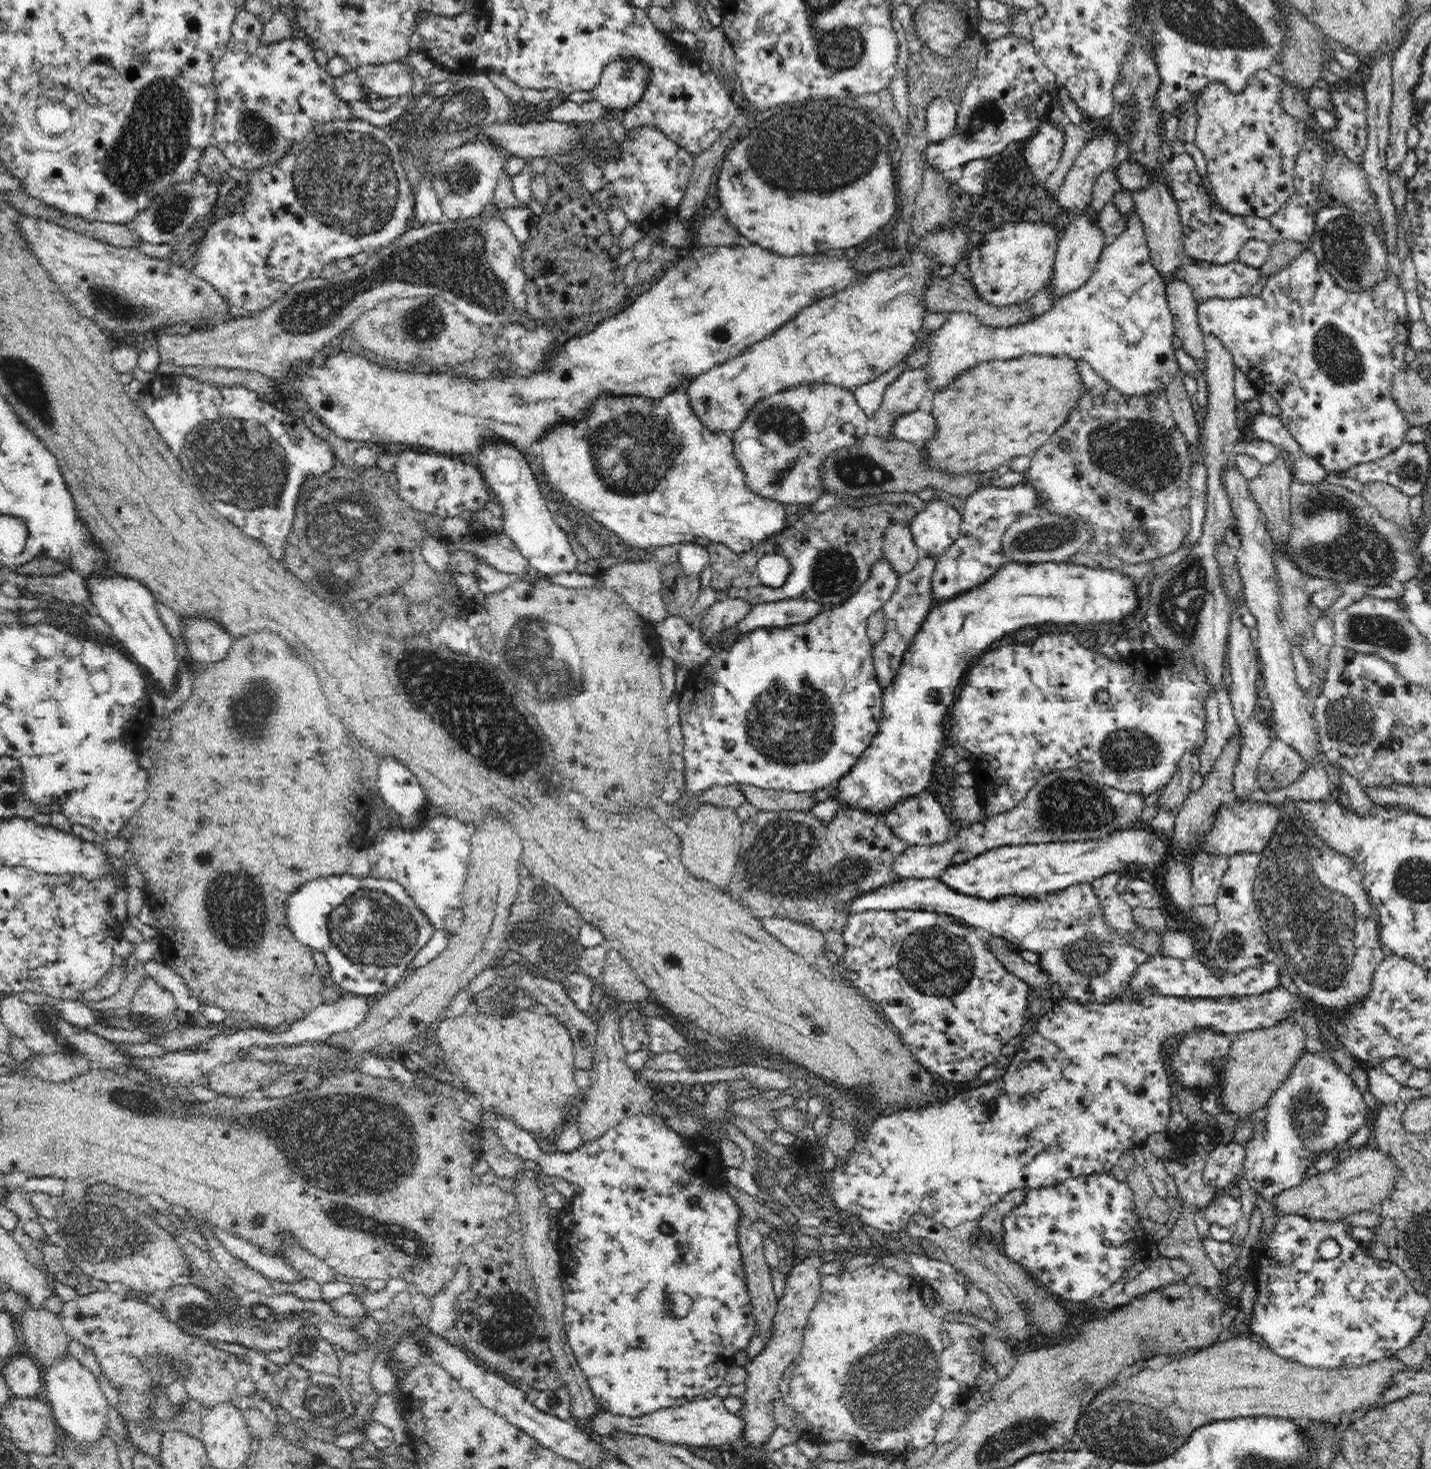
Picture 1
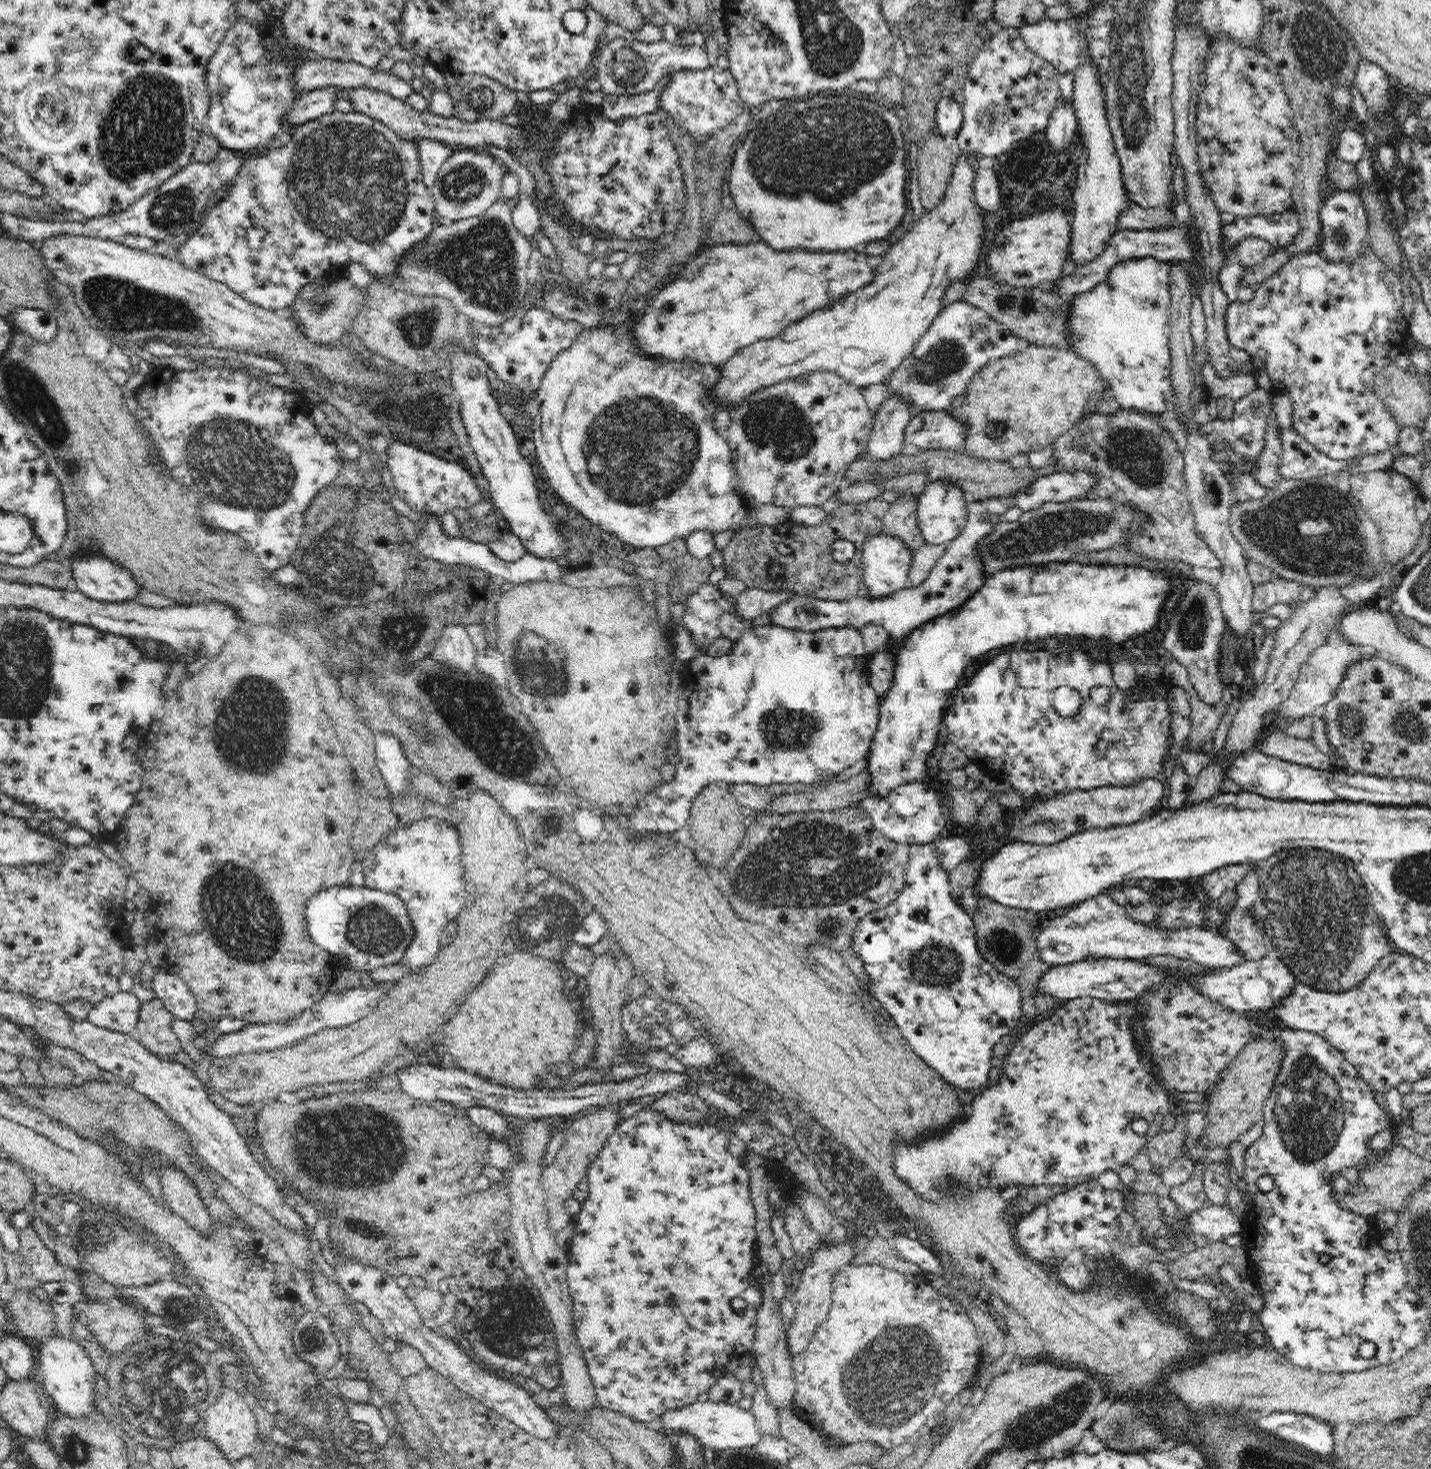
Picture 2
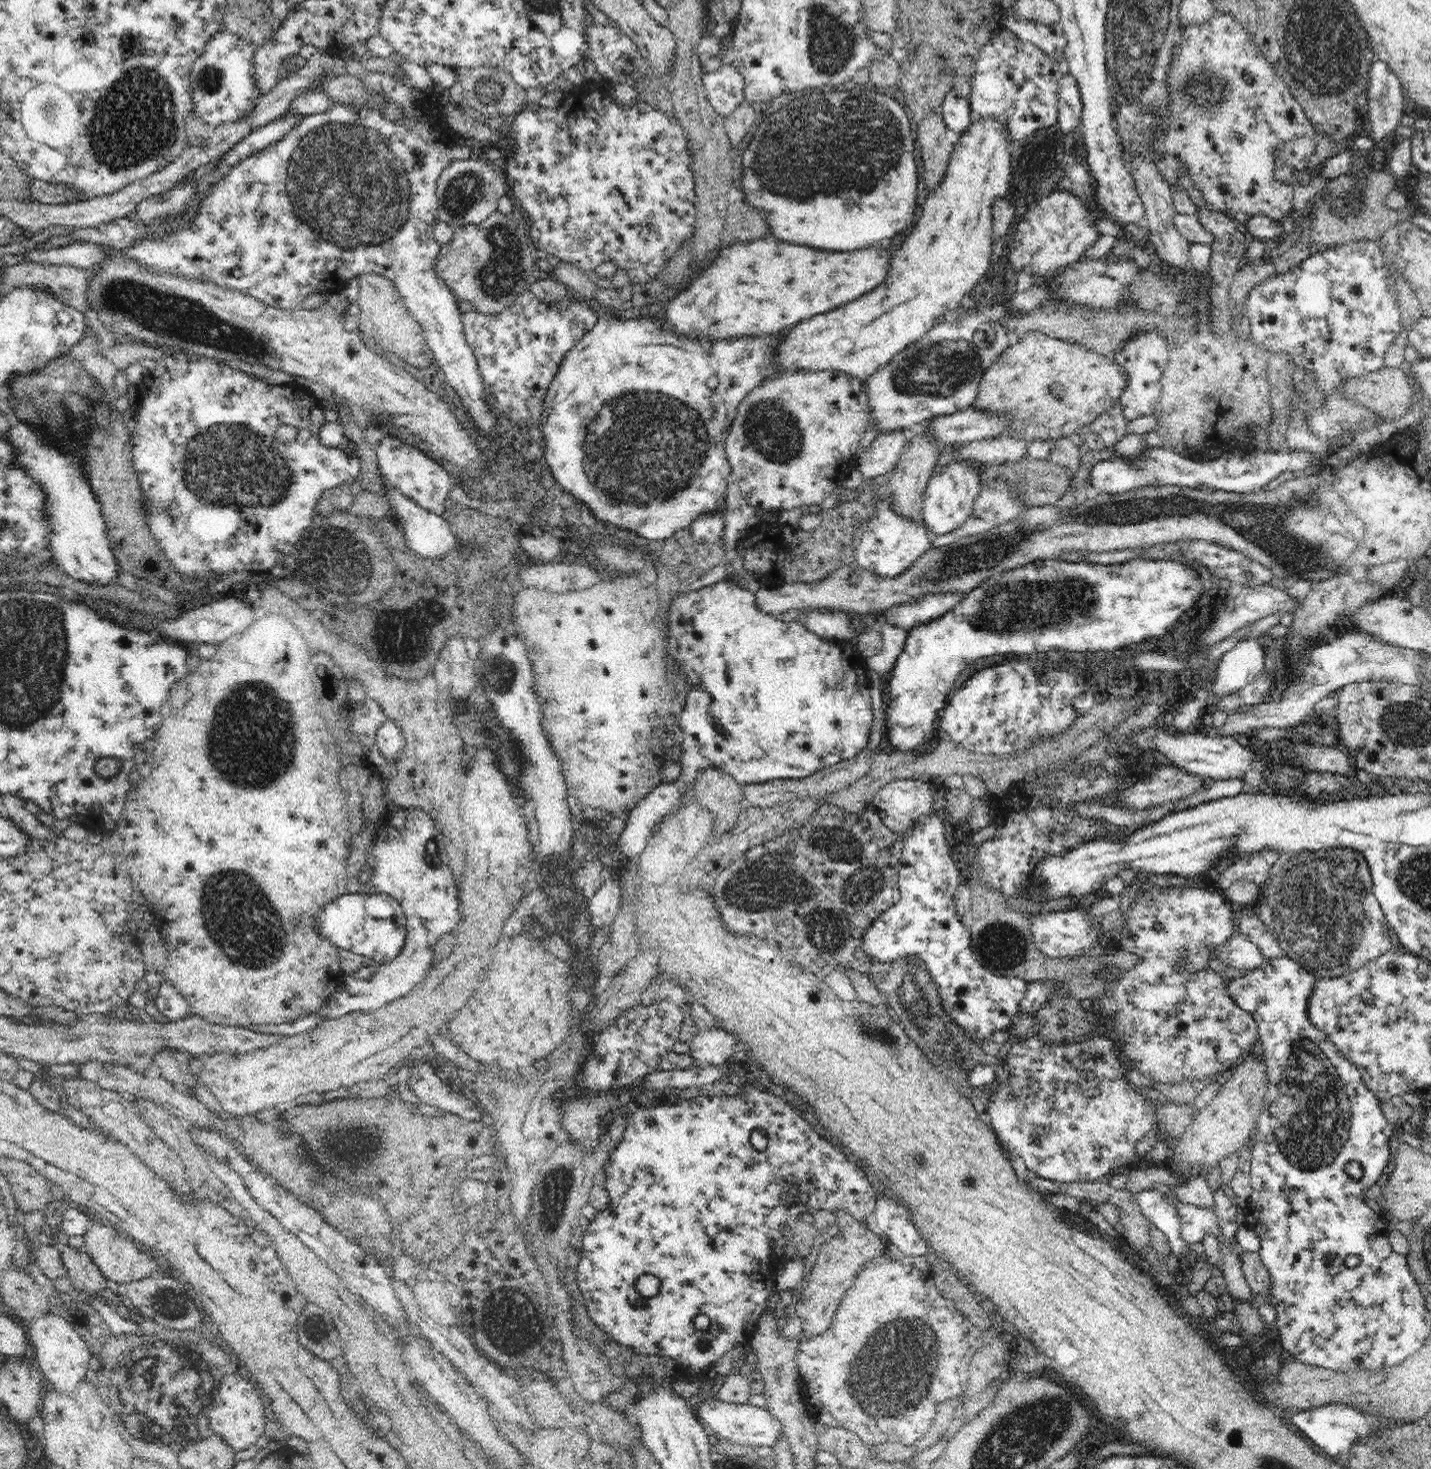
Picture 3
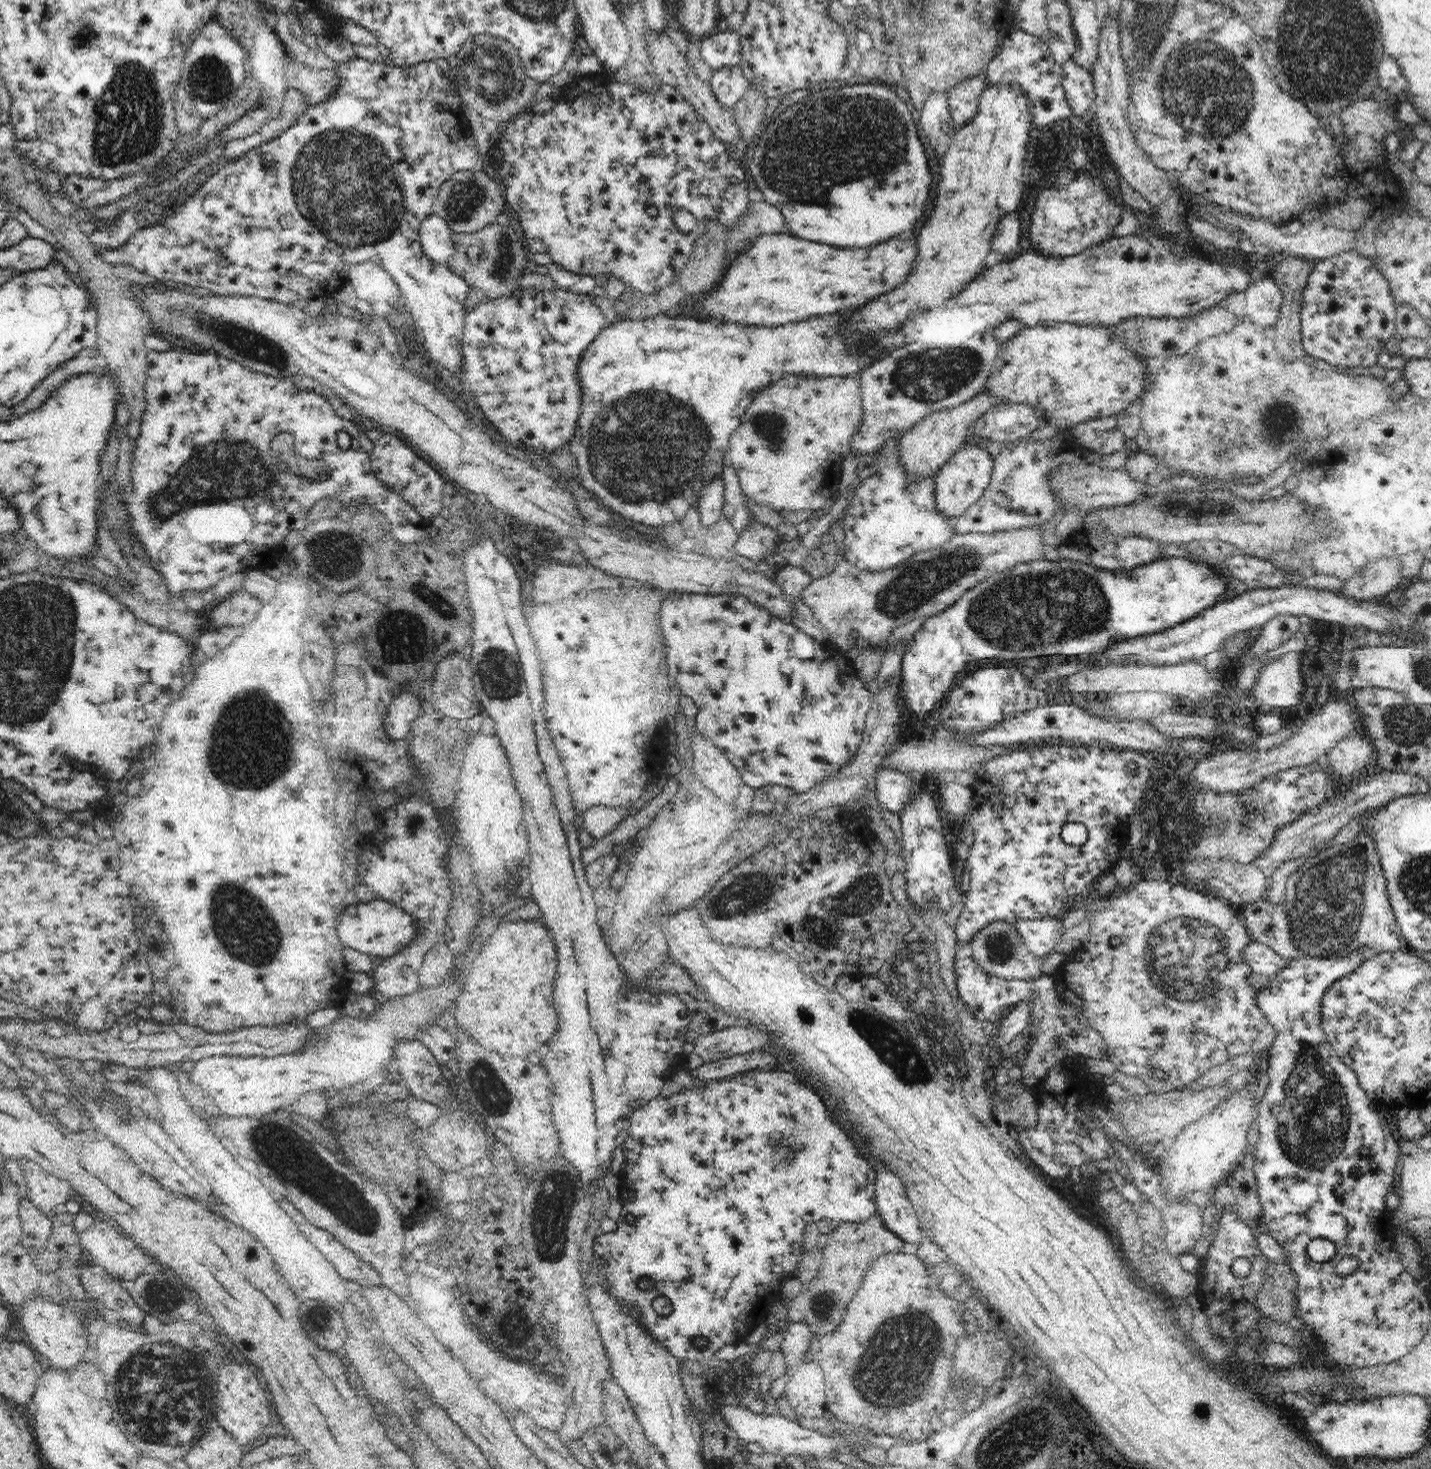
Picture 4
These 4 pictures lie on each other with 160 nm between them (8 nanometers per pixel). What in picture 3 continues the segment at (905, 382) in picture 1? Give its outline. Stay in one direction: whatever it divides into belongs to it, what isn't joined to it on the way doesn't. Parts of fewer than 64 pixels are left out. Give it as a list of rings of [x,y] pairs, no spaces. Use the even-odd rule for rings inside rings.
[[[892,433],[878,435],[866,449],[859,451],[855,457],[855,469],[864,479],[888,475],[900,454],[907,434]]]

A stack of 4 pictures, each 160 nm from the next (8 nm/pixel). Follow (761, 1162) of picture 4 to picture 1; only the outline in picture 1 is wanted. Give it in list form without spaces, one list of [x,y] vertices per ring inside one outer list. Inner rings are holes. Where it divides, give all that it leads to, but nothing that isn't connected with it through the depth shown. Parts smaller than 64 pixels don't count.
[[[640,1112],[638,1114],[624,1118],[624,1120],[620,1121],[615,1127],[612,1127],[612,1130],[610,1130],[608,1134],[604,1134],[600,1140],[592,1142],[590,1146],[584,1146],[584,1148],[579,1148],[574,1151],[570,1151],[569,1153],[544,1153],[541,1150],[538,1152],[538,1154],[534,1154],[534,1161],[539,1163],[540,1170],[546,1176],[564,1178],[564,1180],[571,1182],[573,1185],[578,1184],[578,1186],[580,1186],[580,1193],[578,1196],[568,1200],[566,1208],[561,1212],[561,1217],[558,1220],[558,1227],[556,1228],[556,1230],[559,1232],[558,1248],[562,1259],[562,1285],[566,1303],[566,1308],[564,1311],[564,1322],[566,1322],[566,1334],[569,1345],[575,1352],[579,1365],[584,1371],[589,1385],[591,1386],[592,1392],[597,1398],[597,1403],[599,1404],[602,1411],[612,1413],[613,1415],[625,1415],[626,1417],[632,1418],[641,1417],[642,1415],[652,1414],[653,1412],[656,1412],[660,1409],[684,1406],[685,1404],[696,1400],[696,1396],[704,1396],[706,1395],[706,1392],[710,1393],[712,1388],[718,1388],[718,1386],[723,1384],[722,1380],[725,1380],[725,1376],[722,1376],[722,1372],[724,1372],[728,1366],[732,1366],[732,1364],[728,1364],[728,1362],[732,1362],[732,1358],[734,1358],[738,1352],[742,1352],[742,1350],[746,1350],[748,1348],[752,1337],[757,1334],[757,1324],[755,1321],[755,1316],[753,1315],[753,1306],[751,1303],[751,1298],[749,1297],[746,1271],[744,1268],[743,1256],[739,1245],[739,1226],[742,1225],[742,1222],[744,1222],[744,1215],[740,1210],[740,1204],[738,1204],[738,1202],[736,1202],[736,1200],[734,1200],[734,1198],[732,1198],[732,1196],[730,1196],[726,1190],[712,1189],[712,1187],[710,1187],[715,1182],[728,1183],[716,1175],[716,1172],[725,1167],[721,1162],[721,1154],[719,1154],[717,1144],[711,1143],[704,1137],[684,1138],[680,1136],[680,1134],[676,1133],[676,1131],[674,1131],[661,1116]],[[674,1292],[684,1292],[684,1294],[688,1294],[688,1296],[690,1296],[690,1300],[692,1300],[692,1304],[690,1304],[690,1308],[692,1308],[692,1310],[690,1310],[690,1312],[688,1312],[684,1318],[678,1318],[678,1316],[674,1316],[674,1314],[672,1314],[672,1310],[670,1310],[668,1296],[672,1296]],[[714,1364],[718,1364],[718,1370],[720,1370],[718,1384],[700,1384],[700,1382],[704,1382],[704,1380],[710,1376],[710,1372],[718,1372],[718,1370],[714,1370],[714,1368],[716,1368]]]

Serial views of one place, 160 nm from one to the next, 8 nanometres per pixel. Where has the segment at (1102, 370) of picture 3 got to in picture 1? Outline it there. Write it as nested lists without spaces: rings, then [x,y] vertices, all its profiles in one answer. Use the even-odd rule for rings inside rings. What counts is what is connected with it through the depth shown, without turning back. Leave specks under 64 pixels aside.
[[[1026,353],[1020,355],[1018,358],[1006,360],[996,359],[994,361],[980,363],[968,372],[961,374],[958,380],[955,380],[945,391],[934,393],[932,413],[938,418],[937,421],[940,430],[938,438],[932,441],[931,444],[924,446],[928,447],[931,460],[944,470],[951,470],[952,472],[964,472],[964,470],[984,472],[984,470],[991,470],[1001,464],[1008,464],[1009,461],[1017,456],[1033,456],[1043,444],[1048,442],[1048,439],[1057,430],[1060,430],[1066,424],[1071,412],[1078,406],[1078,403],[1086,394],[1088,394],[1088,386],[1084,382],[1084,377],[1080,374],[1079,361],[1072,360],[1066,356]]]

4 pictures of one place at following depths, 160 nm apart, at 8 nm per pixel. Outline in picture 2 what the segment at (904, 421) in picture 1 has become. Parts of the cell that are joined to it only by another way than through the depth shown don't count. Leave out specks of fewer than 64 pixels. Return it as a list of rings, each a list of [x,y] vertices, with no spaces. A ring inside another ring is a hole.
[[[921,412],[908,423],[905,440],[920,450],[962,451],[969,432],[969,426],[950,412]]]

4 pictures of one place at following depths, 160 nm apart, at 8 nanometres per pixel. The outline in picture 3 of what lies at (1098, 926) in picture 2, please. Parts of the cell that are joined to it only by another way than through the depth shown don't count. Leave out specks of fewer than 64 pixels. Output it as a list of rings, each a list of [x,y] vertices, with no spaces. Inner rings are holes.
[[[1084,904],[1078,909],[1071,911],[1046,912],[1036,915],[1031,920],[1032,926],[1028,927],[1034,939],[1034,947],[1043,954],[1045,958],[1073,958],[1081,955],[1083,949],[1088,949],[1096,943],[1097,931],[1092,926],[1091,920],[1087,916]],[[1238,934],[1230,939],[1218,955],[1225,960],[1229,966],[1242,969],[1246,972],[1258,970],[1266,963],[1270,962],[1269,956],[1266,956],[1259,946],[1256,946],[1251,940]]]

